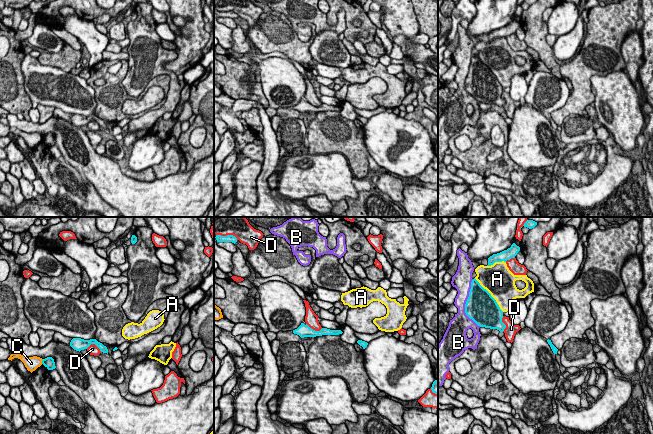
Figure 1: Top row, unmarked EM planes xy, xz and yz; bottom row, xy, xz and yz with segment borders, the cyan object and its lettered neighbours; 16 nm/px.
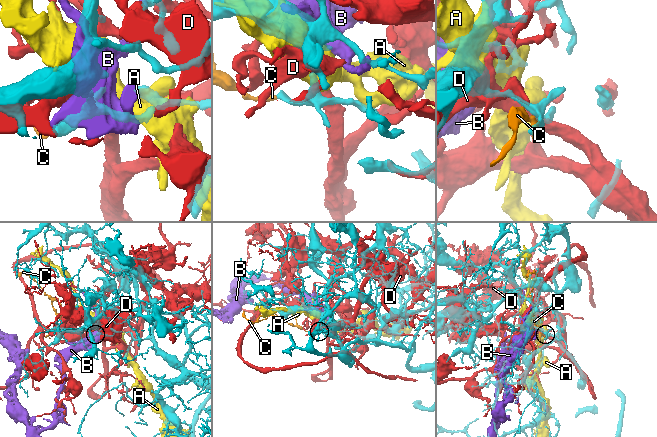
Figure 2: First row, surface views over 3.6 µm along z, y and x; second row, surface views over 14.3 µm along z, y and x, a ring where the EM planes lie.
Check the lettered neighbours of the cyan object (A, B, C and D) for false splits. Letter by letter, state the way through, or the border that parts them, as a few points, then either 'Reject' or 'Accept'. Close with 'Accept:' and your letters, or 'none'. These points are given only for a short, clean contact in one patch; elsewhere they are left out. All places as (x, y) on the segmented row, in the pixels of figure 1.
A: Reject
B: Reject
C: Boundary: xy (43, 359), (41, 363). Reject
D: Reject
Accept: none

